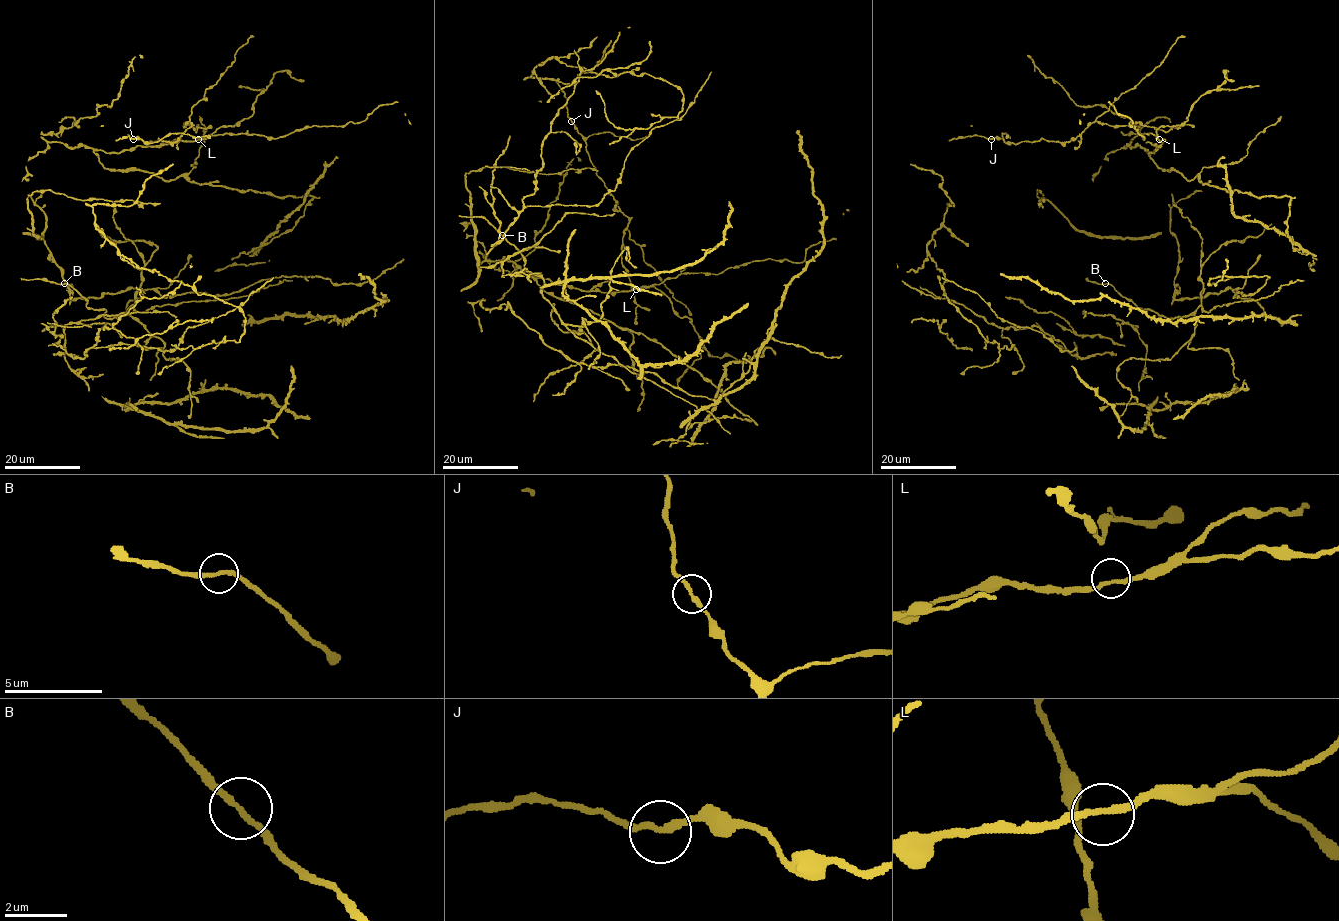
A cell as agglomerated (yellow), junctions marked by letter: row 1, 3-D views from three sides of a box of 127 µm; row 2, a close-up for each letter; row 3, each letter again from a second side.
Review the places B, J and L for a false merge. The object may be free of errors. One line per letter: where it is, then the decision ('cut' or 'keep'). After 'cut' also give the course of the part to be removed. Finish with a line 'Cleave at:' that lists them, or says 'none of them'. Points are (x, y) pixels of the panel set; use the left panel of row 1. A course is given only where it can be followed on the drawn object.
B: (64, 283) | keep
J: (133, 139) | keep
L: (198, 139) | keep
Cleave at: none of them

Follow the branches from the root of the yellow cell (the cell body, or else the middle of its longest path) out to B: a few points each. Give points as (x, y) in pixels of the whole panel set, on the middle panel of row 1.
B: (670, 393), (633, 374), (612, 357), (577, 338), (542, 295), (543, 280), (525, 268), (521, 252), (502, 236)

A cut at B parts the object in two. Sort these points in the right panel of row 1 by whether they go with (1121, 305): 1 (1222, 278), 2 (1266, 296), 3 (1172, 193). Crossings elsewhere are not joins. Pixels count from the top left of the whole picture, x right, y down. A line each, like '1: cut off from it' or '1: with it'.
1: with it
2: cut off from it
3: with it

